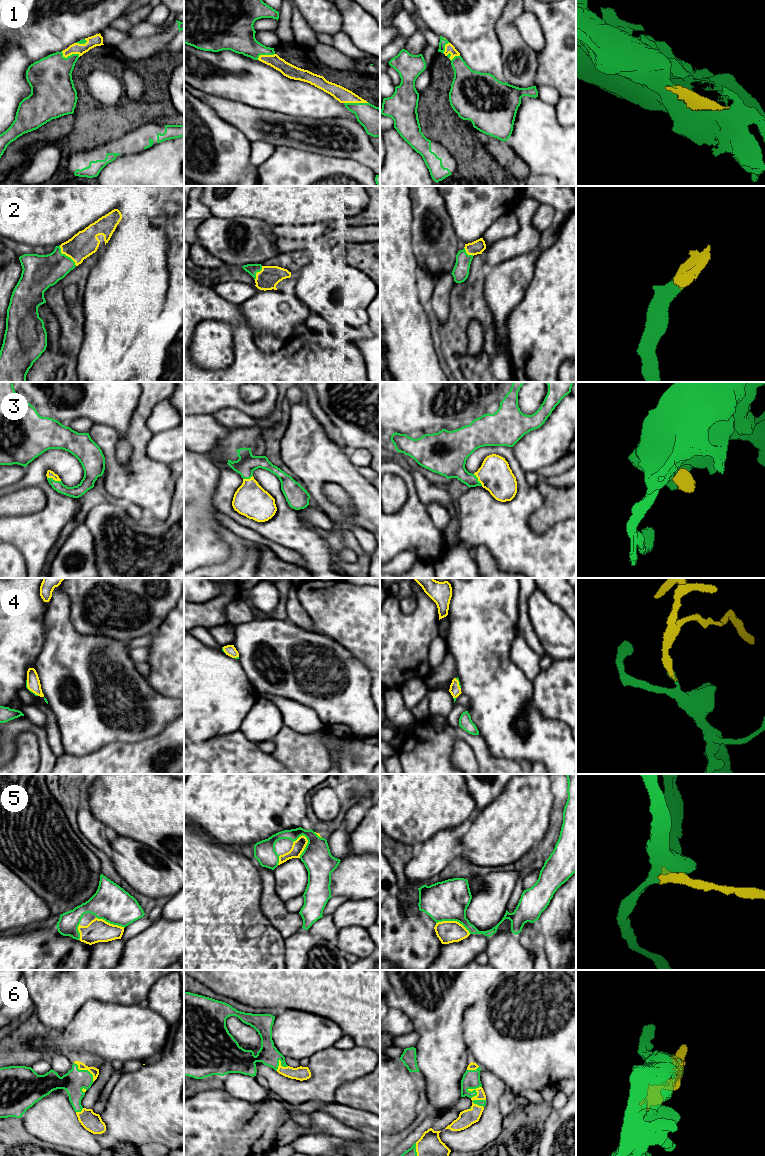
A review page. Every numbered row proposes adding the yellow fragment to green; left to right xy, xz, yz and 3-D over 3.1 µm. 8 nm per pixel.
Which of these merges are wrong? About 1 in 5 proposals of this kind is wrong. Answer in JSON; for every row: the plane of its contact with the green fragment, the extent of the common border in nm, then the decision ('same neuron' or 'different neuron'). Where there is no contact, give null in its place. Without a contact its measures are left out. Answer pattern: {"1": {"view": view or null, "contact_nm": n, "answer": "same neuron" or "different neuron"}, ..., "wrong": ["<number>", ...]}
{"1": {"view": "xz", "contact_nm": 200, "answer": "same neuron"}, "2": {"view": "xy", "contact_nm": 220, "answer": "same neuron"}, "3": {"view": "xy", "contact_nm": 120, "answer": "same neuron"}, "4": {"view": "xy", "contact_nm": 160, "answer": "same neuron"}, "5": {"view": "yz", "contact_nm": 300, "answer": "same neuron"}, "6": {"view": "yz", "contact_nm": 130, "answer": "same neuron"}, "wrong": []}

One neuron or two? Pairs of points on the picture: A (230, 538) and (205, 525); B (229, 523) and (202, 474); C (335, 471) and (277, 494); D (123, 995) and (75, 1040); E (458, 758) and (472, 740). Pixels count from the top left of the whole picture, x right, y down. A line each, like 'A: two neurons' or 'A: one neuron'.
A: two neurons
B: two neurons
C: two neurons
D: two neurons
E: two neurons

